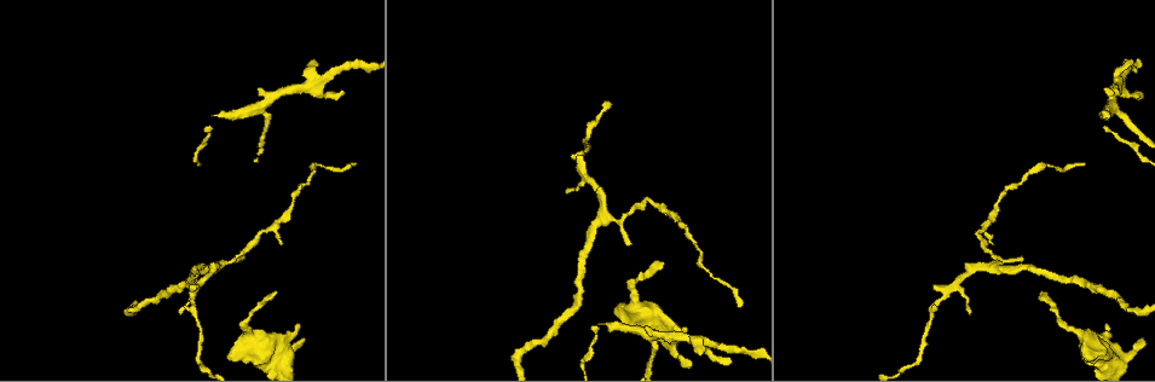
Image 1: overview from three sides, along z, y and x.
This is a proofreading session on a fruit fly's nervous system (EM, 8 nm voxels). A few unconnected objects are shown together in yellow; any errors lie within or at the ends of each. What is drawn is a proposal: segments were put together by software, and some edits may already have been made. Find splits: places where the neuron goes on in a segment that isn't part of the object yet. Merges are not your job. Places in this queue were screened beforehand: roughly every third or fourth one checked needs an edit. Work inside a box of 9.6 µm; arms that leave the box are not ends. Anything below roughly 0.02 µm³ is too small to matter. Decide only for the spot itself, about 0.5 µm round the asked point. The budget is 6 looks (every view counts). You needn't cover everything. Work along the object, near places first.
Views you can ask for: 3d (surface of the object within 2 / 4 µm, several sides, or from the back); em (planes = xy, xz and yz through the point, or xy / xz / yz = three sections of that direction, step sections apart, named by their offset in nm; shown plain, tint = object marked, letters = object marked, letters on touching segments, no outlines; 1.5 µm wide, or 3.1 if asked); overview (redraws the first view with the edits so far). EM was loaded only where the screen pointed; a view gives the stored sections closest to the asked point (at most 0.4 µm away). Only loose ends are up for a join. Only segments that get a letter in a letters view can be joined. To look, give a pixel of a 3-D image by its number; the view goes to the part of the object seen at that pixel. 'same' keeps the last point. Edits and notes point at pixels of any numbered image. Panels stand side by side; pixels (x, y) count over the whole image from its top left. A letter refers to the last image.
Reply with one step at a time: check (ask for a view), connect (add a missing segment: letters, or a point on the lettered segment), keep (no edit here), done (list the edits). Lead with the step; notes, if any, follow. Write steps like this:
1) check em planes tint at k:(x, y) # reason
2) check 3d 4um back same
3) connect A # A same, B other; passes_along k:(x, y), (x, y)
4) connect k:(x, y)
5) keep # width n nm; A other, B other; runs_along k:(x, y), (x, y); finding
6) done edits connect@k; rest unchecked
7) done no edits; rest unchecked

check 3d 2um at 1:(730, 359) # free end

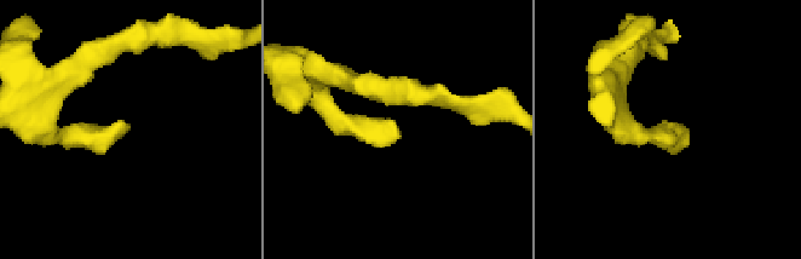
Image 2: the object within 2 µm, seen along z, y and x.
check em xz step 8 tint at 2:(663, 122) # shape alone is not enough

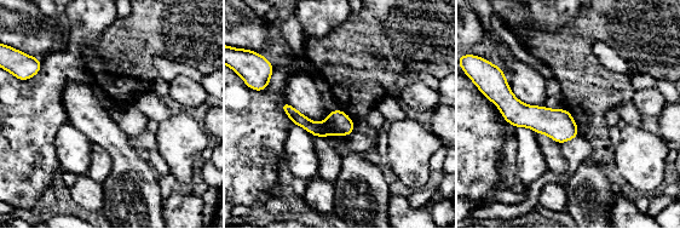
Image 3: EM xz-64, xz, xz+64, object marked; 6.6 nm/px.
check em planes letters same # another direction

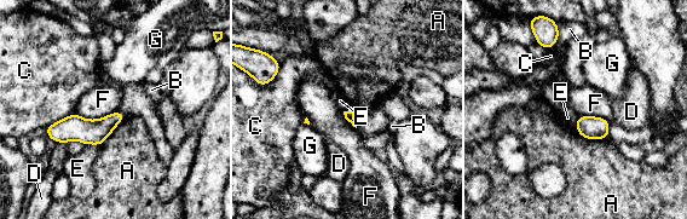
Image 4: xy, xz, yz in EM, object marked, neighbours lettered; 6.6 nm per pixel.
keep # A other, B other, C other, D other, E other, F other, G other; no lettered segment goes on from it

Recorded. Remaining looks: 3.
check em planes letters at 1:(682, 330) # an open end

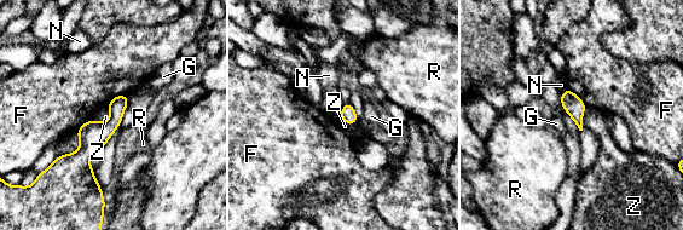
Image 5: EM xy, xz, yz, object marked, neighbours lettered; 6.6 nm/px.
keep # F other, G other, N other, R other, Z other; runs_along 5:(123, 97), (84, 153), (93, 185); none of them fits

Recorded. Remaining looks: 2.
done no edits; rest unchecked

